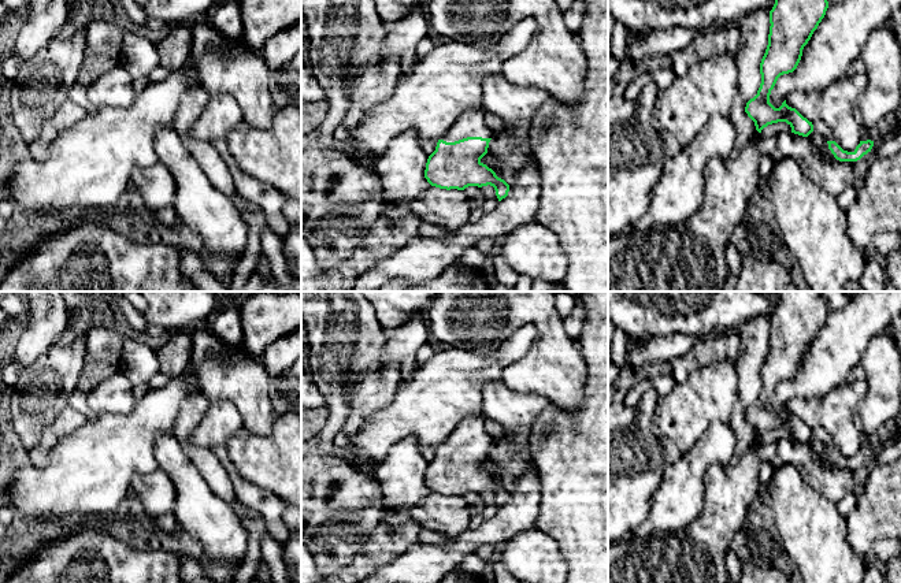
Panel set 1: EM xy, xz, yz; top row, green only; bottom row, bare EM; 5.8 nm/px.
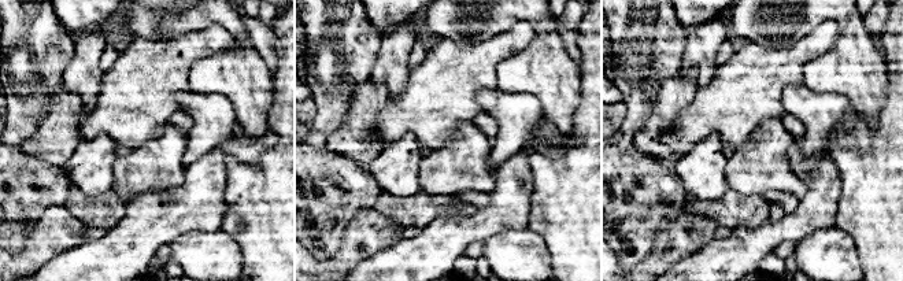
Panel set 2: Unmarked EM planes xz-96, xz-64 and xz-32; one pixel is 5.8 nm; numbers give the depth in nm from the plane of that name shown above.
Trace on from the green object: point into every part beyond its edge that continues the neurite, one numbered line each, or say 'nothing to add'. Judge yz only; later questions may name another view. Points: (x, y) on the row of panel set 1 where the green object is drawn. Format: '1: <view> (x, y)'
nothing to add

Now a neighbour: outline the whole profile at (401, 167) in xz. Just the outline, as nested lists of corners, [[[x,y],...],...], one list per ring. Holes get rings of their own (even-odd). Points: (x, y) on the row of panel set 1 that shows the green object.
[[[405,131],[377,157],[374,171],[382,182],[385,207],[420,200],[431,186],[424,178],[429,156],[420,142],[415,131]]]

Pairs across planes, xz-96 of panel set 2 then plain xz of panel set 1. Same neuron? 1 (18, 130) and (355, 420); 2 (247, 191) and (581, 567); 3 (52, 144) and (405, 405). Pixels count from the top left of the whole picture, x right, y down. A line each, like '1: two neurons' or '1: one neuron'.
1: two neurons
2: one neuron
3: two neurons

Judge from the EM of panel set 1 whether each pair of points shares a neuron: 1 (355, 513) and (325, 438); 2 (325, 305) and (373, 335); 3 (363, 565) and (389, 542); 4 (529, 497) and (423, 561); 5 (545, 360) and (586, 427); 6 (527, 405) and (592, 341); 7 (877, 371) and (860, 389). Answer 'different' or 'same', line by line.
1: different
2: same
3: same
4: same
5: different
6: different
7: different

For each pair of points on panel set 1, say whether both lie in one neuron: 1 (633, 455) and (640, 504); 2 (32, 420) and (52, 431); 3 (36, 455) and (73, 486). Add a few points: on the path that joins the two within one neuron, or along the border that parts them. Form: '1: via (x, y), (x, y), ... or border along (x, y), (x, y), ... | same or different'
1: via (633, 467), (633, 491) | same
2: border along (67, 404), (44, 429), (40, 439), (29, 450) | different
3: border along (65, 437), (51, 448), (43, 465), (30, 463) | different

